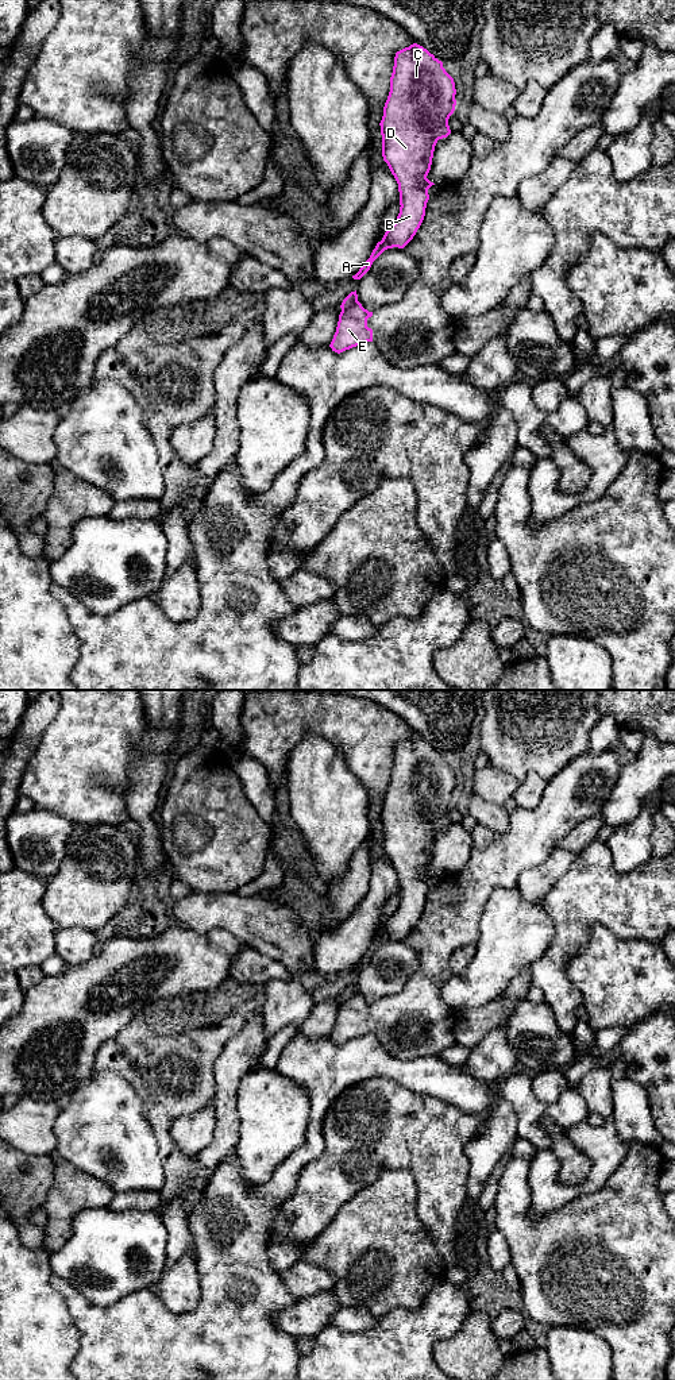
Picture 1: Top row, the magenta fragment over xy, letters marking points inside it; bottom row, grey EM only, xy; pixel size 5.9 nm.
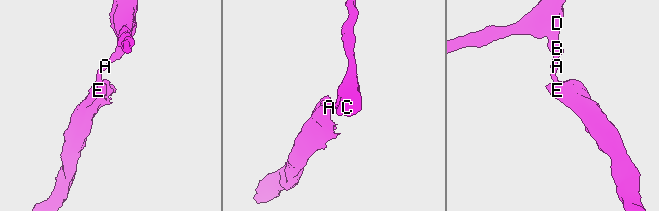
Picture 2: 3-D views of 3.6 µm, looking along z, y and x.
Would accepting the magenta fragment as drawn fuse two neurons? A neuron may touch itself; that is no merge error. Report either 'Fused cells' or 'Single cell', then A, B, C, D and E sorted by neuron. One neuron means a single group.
Fused cells. Groups: A B C D / E

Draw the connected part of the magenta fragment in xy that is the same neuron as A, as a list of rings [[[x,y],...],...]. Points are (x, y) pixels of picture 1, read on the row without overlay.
[[[413,735],[396,744],[390,783],[379,817],[382,848],[398,875],[401,898],[397,911],[385,924],[382,932],[377,934],[359,963],[352,967],[354,971],[360,971],[385,941],[393,938],[404,940],[420,920],[429,891],[428,880],[435,876],[427,867],[431,861],[437,832],[451,825],[448,810],[455,802],[455,786],[454,770],[446,763],[443,753],[427,740]]]

